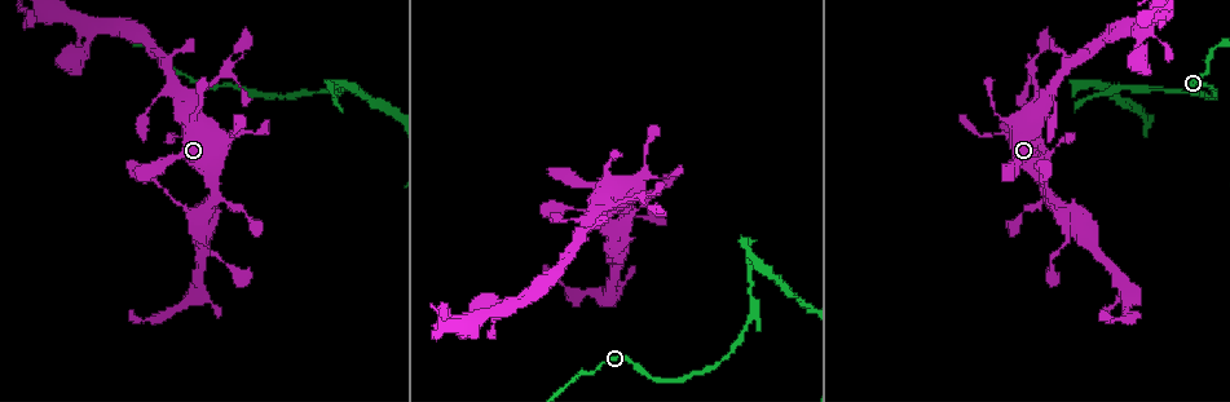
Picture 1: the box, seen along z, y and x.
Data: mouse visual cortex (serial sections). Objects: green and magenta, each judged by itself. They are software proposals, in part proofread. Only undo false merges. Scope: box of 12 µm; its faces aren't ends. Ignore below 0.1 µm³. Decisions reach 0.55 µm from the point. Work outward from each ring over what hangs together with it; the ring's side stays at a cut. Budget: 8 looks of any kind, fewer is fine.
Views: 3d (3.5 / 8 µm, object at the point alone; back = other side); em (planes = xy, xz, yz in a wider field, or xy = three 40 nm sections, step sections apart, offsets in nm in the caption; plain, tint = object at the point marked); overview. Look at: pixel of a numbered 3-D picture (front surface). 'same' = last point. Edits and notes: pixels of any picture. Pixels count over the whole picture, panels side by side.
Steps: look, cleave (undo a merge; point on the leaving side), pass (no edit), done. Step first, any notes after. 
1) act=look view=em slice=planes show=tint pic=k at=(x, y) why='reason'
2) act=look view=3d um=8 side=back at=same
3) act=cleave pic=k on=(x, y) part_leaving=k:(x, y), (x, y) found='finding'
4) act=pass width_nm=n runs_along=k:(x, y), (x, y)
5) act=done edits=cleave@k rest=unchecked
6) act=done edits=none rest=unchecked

act=look view=3d um=3.5 pic=1 at=(221, 78) why='thin neck'

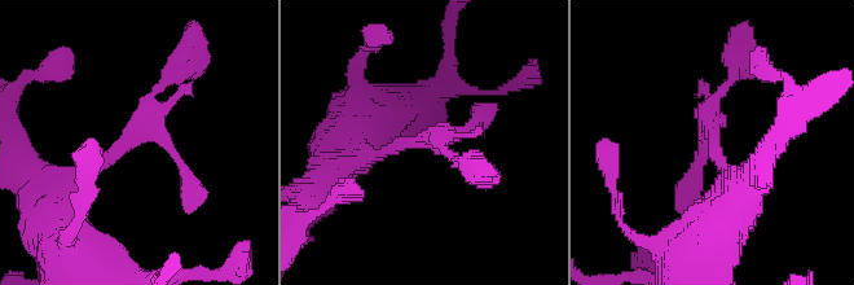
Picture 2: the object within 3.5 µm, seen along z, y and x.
act=look view=em slice=planes show=tint pic=2 at=(717, 139)

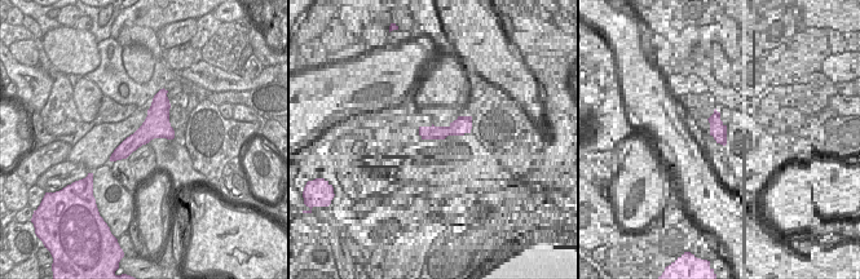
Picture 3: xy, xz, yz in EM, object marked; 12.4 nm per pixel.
act=pass runs_along=2:(47, 214), (146, 118), (175, 70) found='all the same cell'

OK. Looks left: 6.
act=look view=3d um=3.5 pic=1 at=(196, 217) why='four or more arms meet'

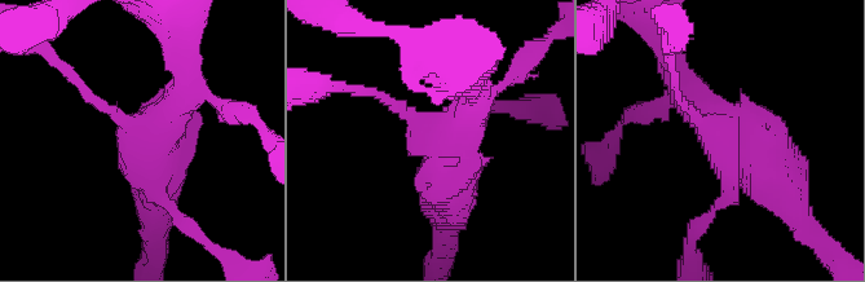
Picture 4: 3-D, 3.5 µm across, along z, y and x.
act=look view=em slice=planes show=tint pic=4 at=(140, 133) arms=4 arm_widths_nm=150,250,350,600 why='now the EM'

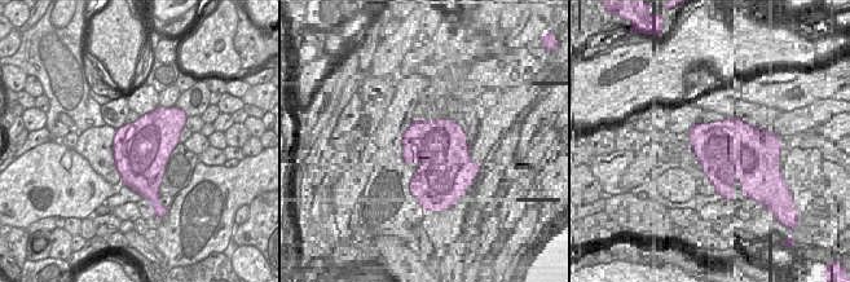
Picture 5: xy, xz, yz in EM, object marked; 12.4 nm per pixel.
act=pass runs_along=4:(671, 64), (781, 186) found='one cell here'

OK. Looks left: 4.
act=look view=3d um=3.5 side=back pic=1 at=(750, 240)

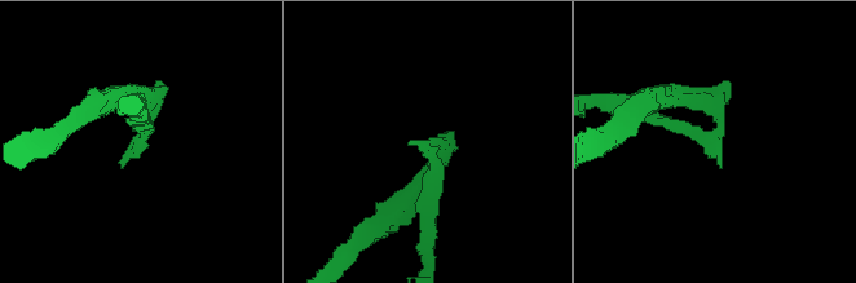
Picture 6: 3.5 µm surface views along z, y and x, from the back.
act=look view=em slice=xy step=2 show=tint pic=6 at=(435, 147) why='need the tissue'

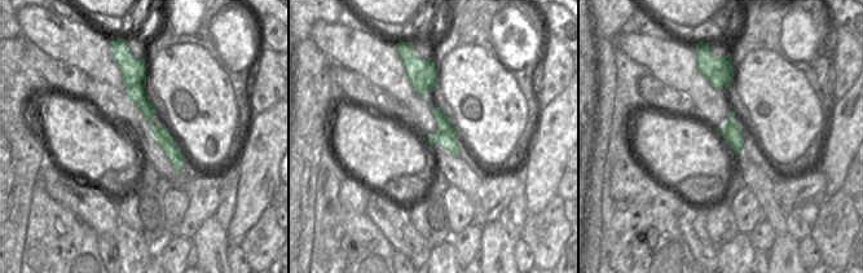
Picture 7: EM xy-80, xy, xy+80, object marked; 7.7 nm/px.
act=cleave pic=6 on=(696, 91) part_leaving=6:(720, 124), (700, 96), (634, 109) found='a second cell is stuck on'

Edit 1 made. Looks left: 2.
act=done edits=cleave@6 rest=unchecked

